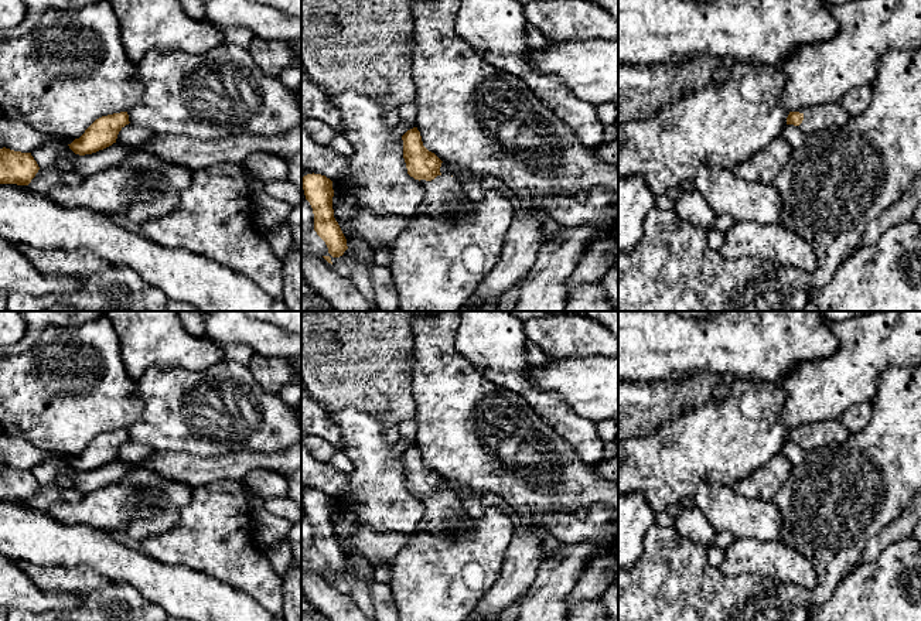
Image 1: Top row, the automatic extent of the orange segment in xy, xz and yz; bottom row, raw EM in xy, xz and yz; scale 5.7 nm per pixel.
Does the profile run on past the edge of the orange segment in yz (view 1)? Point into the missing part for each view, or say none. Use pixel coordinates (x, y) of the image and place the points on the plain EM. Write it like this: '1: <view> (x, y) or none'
1: yz (824, 433)

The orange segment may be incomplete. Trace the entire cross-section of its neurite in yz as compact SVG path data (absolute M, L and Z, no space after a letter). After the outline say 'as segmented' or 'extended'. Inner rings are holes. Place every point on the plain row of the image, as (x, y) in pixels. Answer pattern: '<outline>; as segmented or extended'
M832 419L789 429L787 441L798 443L805 451L812 451L823 446L843 444L847 437L849 433L839 419Z; extended

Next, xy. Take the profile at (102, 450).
M127 429L102 433L68 463L79 472L96 470L116 460L119 448L129 440Z; as segmented

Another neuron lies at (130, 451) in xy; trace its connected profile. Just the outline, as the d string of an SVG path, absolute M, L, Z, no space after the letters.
M126 441L117 451L116 458L124 463L139 463L144 458L153 455L156 450L150 448L149 446L136 443L136 441Z

